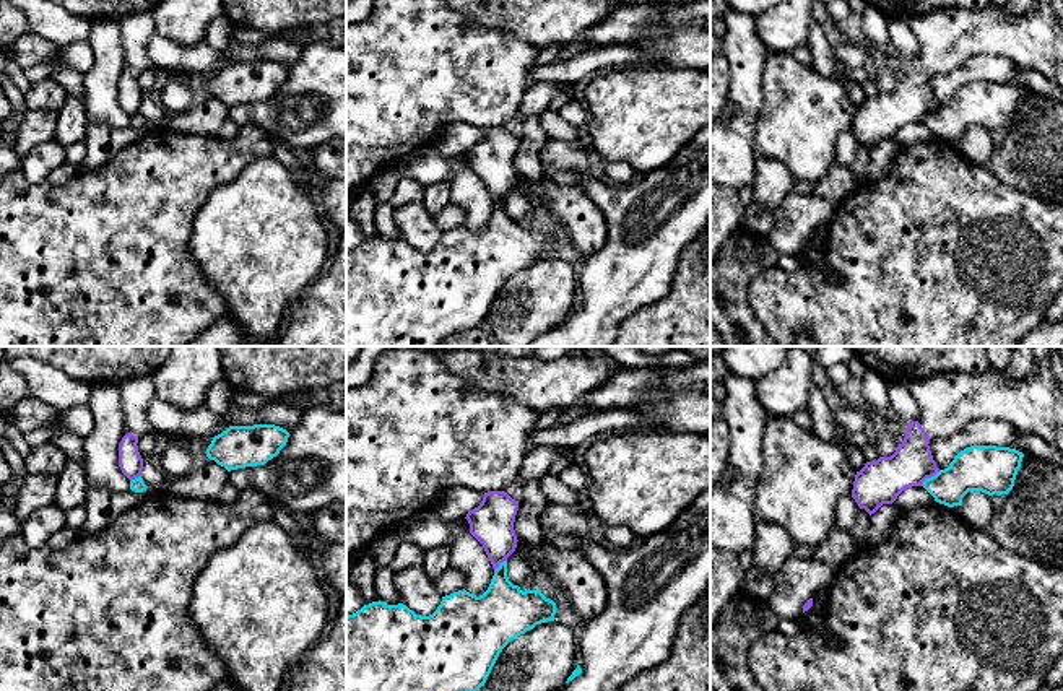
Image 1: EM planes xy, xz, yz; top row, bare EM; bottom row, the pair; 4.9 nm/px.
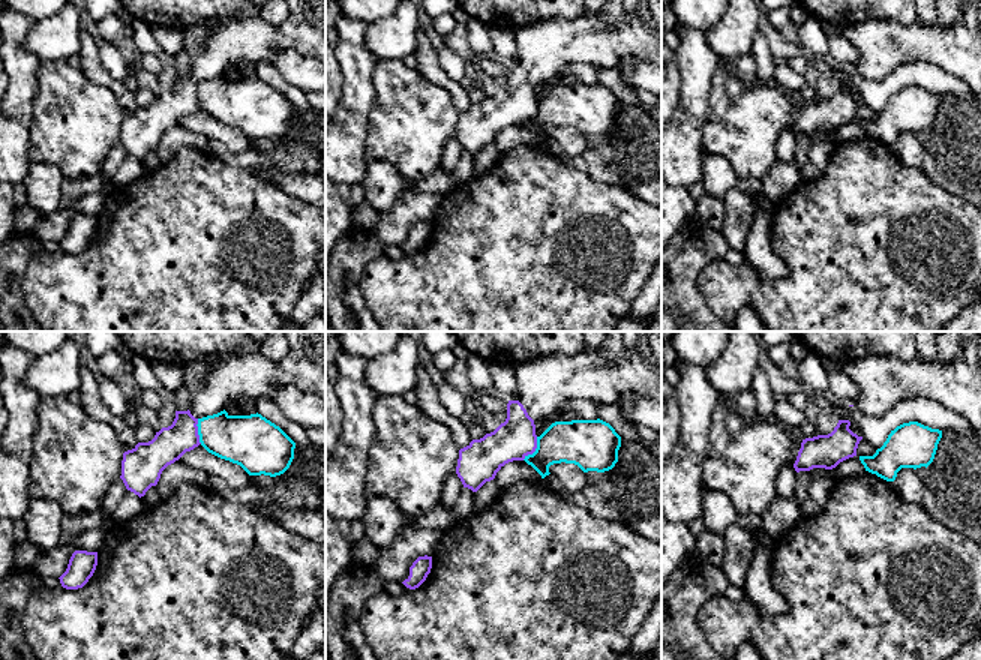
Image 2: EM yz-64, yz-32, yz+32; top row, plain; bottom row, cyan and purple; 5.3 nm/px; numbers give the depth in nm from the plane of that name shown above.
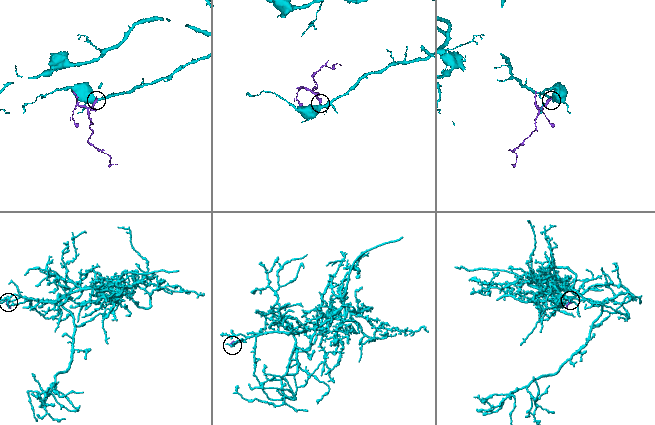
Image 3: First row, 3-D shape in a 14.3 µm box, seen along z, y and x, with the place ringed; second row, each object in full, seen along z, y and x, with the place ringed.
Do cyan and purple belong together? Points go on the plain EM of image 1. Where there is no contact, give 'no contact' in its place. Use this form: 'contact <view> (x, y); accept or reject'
contact yz (932, 112); reject

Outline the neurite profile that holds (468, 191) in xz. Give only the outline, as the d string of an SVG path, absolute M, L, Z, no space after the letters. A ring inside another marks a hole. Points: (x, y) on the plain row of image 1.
M458 166L447 182L452 192L450 203L465 210L465 226L476 233L483 231L494 211L483 180L470 167Z

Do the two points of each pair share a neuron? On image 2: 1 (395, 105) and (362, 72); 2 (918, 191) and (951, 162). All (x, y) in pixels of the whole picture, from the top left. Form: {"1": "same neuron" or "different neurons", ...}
{"1": "different neurons", "2": "different neurons"}

